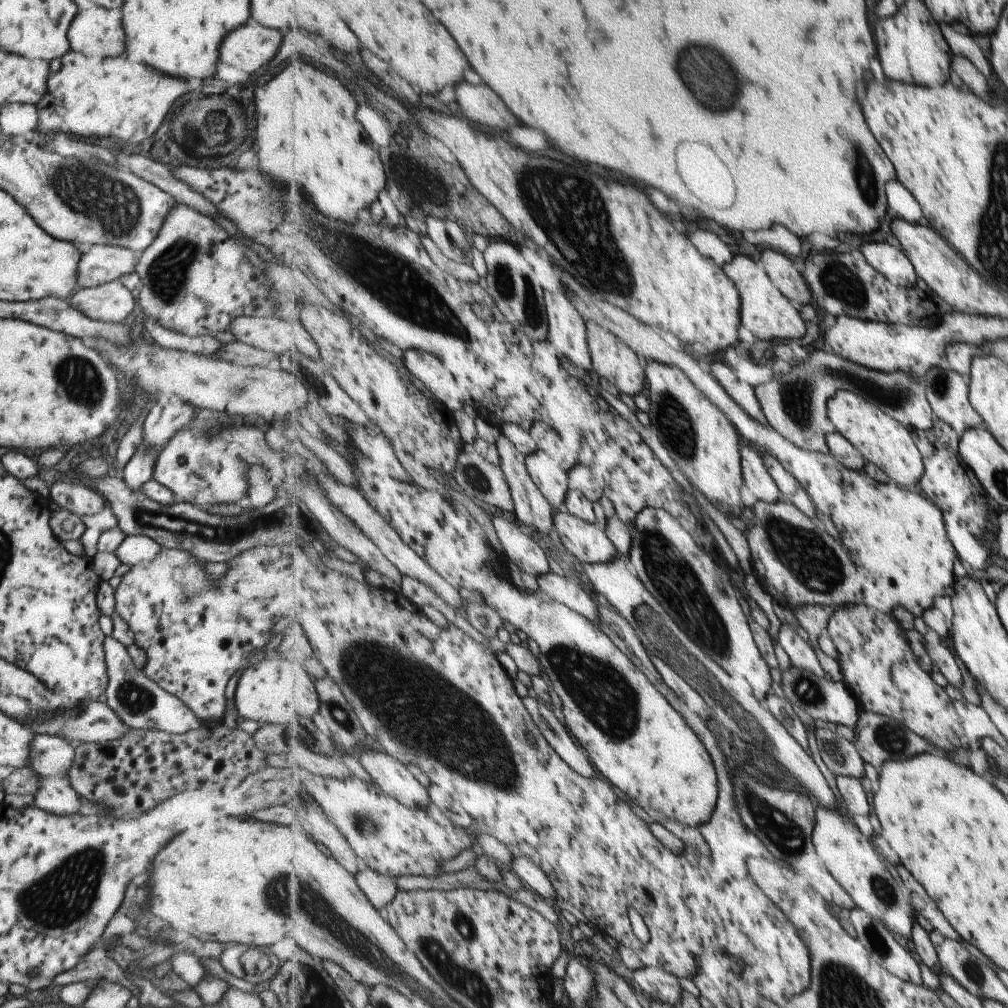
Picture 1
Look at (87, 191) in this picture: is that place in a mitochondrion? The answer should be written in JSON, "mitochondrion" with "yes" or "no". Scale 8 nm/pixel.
{"mitochondrion":"yes"}

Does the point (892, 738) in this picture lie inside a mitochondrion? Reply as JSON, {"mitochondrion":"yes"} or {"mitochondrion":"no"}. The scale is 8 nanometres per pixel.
{"mitochondrion":"yes"}

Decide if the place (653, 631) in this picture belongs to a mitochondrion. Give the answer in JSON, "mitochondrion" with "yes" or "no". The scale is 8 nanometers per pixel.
{"mitochondrion":"yes"}

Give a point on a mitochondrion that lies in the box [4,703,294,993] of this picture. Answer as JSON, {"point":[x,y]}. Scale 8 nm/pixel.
{"point":[57,899]}

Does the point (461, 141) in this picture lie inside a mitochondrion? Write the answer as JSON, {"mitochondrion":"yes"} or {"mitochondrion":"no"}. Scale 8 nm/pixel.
{"mitochondrion":"no"}

